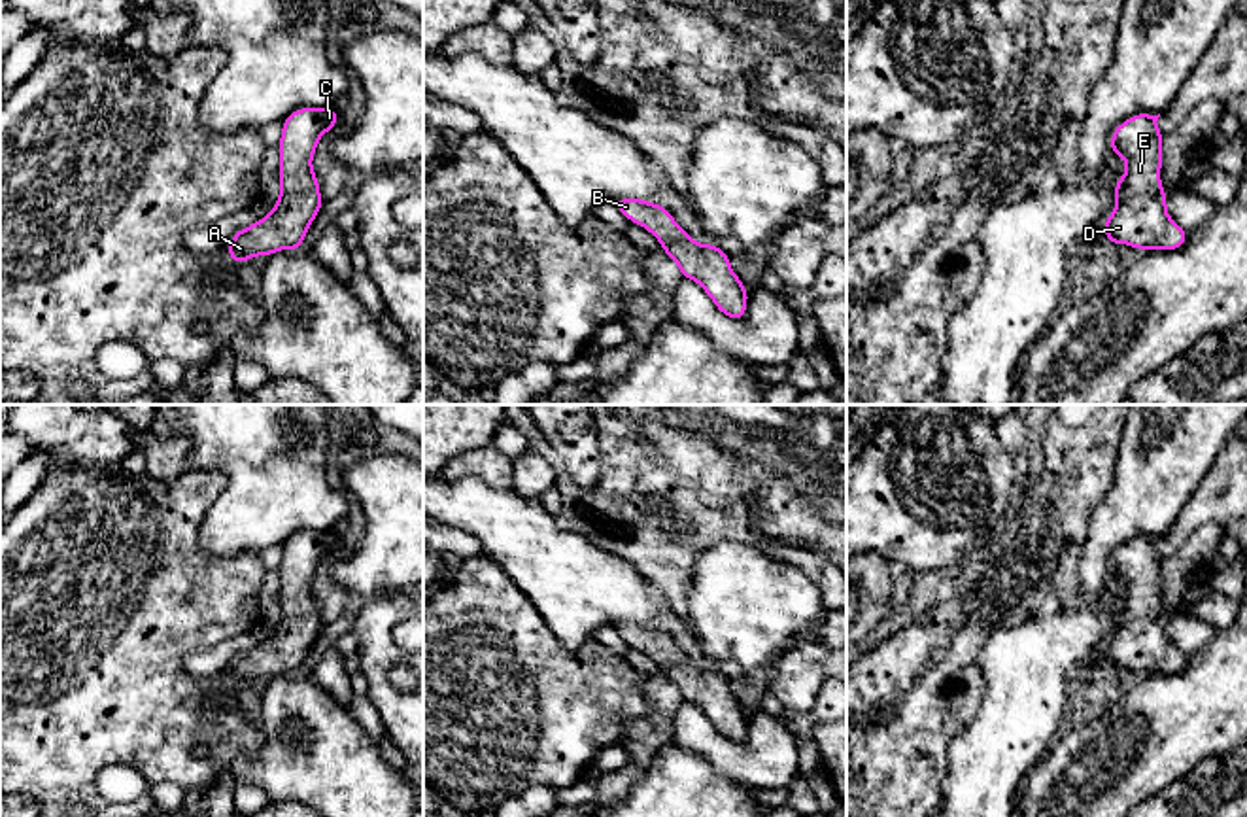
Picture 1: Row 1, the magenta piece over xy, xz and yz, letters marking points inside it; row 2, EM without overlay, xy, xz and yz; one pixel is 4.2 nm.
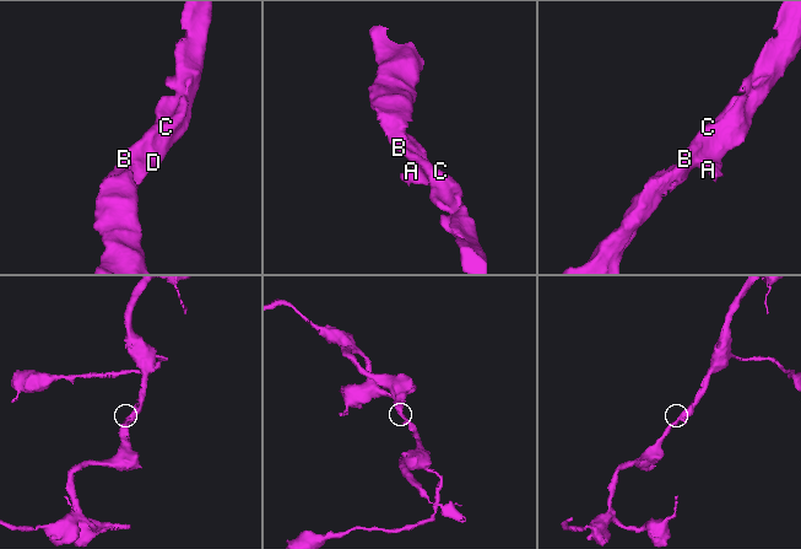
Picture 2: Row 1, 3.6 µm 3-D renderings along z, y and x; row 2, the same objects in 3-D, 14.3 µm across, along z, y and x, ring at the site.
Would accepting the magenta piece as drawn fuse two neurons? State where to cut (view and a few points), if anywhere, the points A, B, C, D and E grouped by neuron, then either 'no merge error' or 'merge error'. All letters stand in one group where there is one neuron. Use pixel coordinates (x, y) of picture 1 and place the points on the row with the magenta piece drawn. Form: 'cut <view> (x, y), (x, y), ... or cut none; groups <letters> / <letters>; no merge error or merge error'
cut none; groups A B C D E; no merge error

